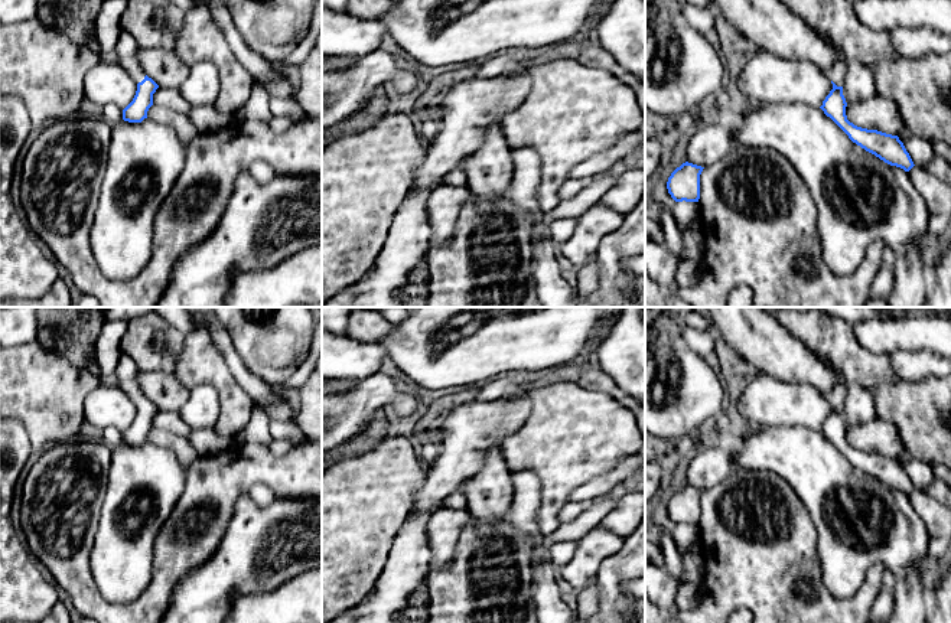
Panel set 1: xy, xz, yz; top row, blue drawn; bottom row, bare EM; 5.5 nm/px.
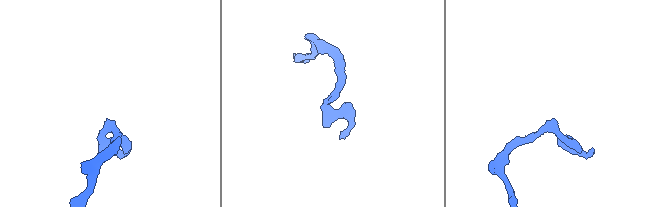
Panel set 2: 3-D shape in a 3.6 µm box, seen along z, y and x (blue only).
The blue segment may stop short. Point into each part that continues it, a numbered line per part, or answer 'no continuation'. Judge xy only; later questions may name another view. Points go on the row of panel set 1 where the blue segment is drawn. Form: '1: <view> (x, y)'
1: xy (126, 49)

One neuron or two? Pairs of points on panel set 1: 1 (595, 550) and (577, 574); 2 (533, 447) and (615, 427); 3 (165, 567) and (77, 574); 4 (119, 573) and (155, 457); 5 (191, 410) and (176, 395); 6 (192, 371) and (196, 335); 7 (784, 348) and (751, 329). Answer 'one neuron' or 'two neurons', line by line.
1: one neuron
2: one neuron
3: one neuron
4: one neuron
5: two neurons
6: one neuron
7: one neuron

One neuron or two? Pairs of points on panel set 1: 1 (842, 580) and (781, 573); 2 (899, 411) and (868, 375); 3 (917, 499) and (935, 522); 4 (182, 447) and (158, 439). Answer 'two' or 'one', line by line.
1: two
2: one
3: one
4: one

